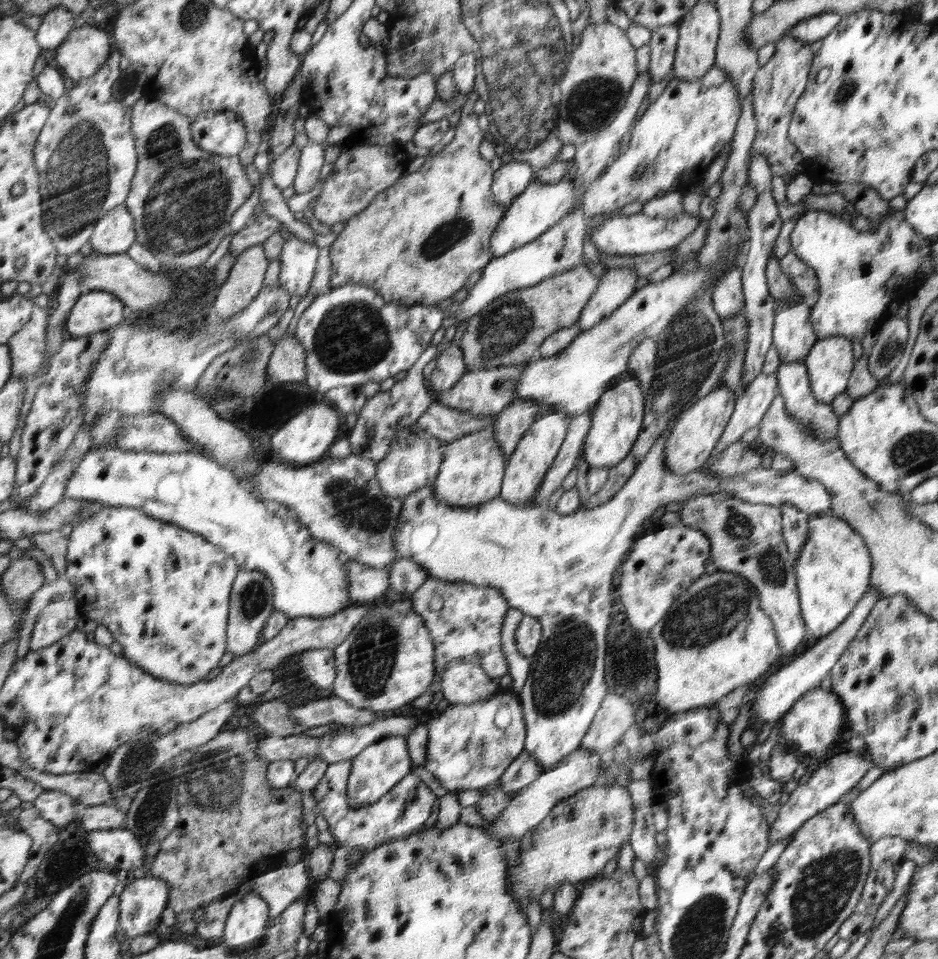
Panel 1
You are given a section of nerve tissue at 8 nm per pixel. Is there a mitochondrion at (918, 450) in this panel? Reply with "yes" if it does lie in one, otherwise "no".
yes

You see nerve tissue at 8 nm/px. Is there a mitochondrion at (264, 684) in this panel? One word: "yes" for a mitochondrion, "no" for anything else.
no

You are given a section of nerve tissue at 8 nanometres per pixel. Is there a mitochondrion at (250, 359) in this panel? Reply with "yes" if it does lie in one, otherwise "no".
yes

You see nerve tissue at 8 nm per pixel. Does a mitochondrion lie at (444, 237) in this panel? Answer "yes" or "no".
yes

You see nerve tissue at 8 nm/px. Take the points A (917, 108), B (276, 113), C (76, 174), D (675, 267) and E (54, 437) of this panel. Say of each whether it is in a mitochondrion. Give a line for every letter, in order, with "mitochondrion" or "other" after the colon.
A: other
B: other
C: mitochondrion
D: other
E: mitochondrion

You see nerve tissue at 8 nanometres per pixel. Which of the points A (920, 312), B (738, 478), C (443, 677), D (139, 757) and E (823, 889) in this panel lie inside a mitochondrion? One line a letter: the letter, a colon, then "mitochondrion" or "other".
A: other
B: other
C: other
D: mitochondrion
E: mitochondrion

